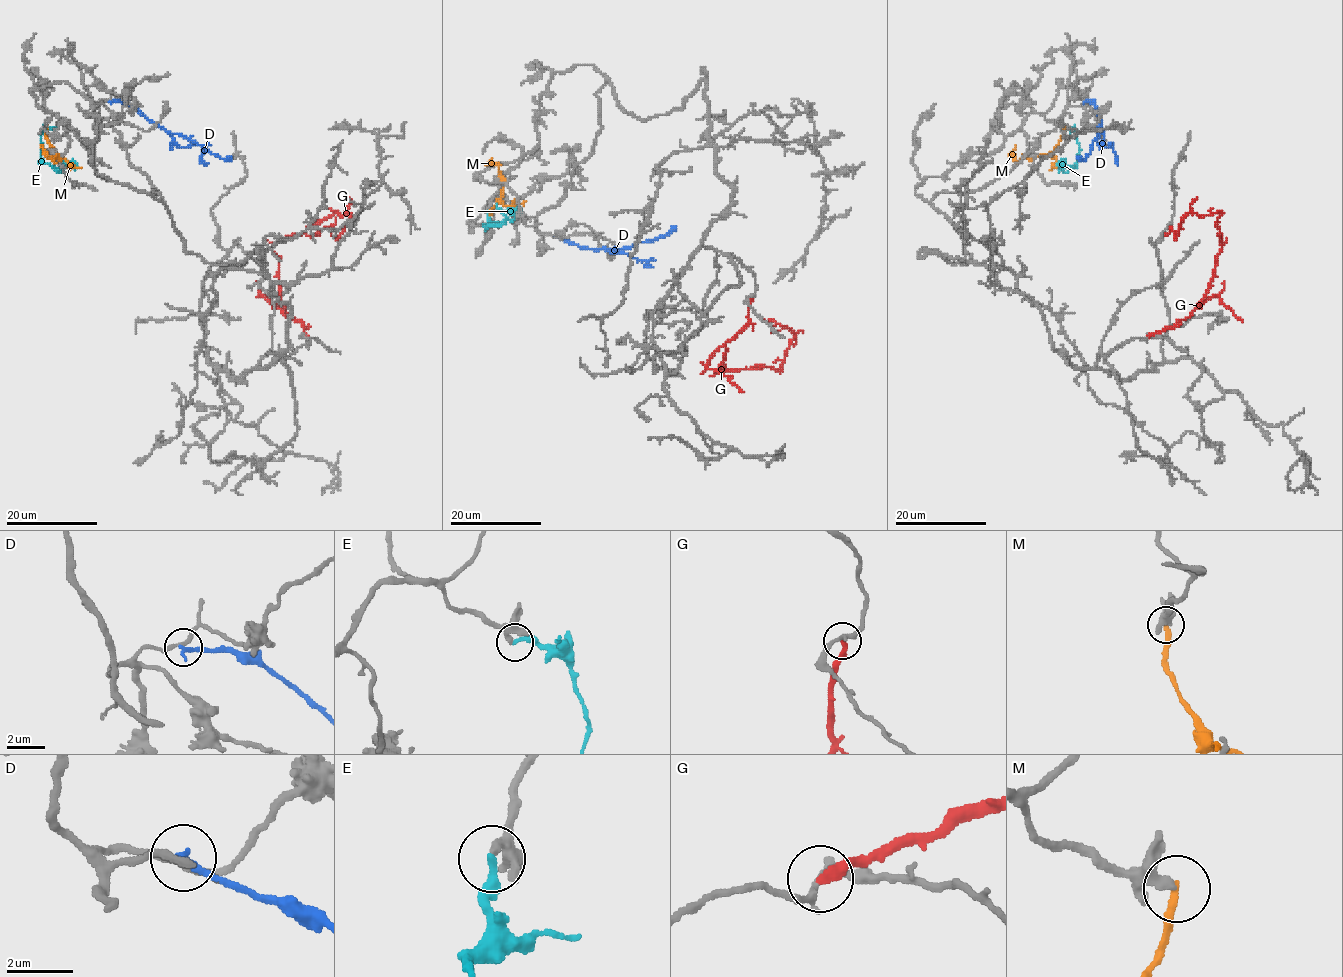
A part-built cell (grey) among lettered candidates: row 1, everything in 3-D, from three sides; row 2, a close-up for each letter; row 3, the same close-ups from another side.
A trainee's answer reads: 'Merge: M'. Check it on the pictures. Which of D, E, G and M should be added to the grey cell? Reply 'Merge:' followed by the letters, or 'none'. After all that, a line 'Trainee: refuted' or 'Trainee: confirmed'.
Merge: E
Trainee: refuted

